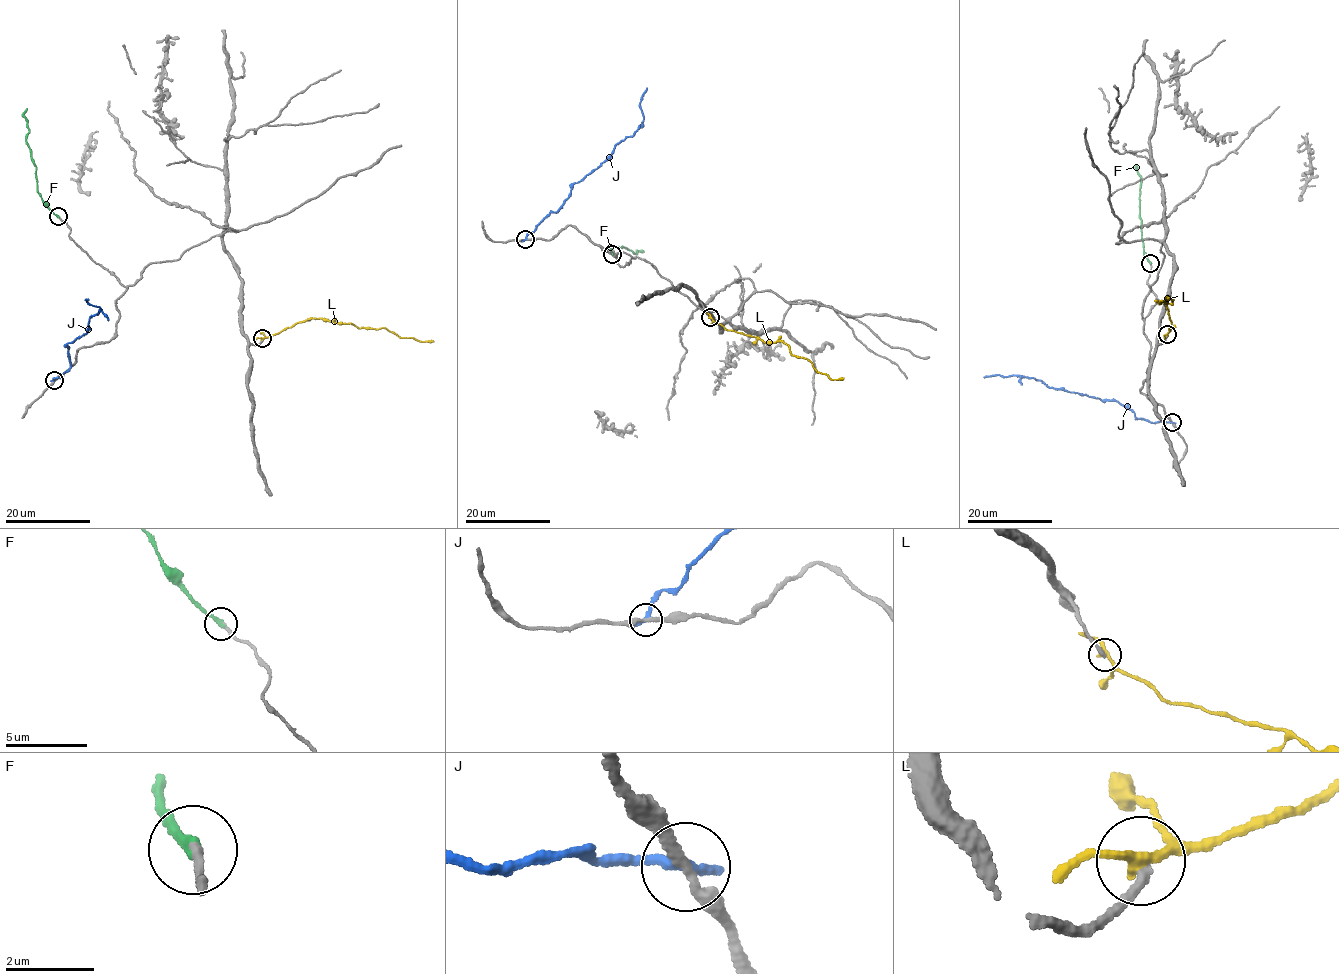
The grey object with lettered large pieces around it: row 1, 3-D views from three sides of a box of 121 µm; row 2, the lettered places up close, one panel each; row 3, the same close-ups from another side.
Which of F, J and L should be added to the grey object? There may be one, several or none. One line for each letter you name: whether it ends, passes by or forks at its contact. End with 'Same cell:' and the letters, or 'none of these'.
F: It ends there
Same cell: F

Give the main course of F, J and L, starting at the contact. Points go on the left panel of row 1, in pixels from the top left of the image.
F: (58, 216), (38, 192), (36, 166), (26, 142), (29, 131), (24, 114), (27, 108)
J: (54, 380), (62, 377), (70, 366), (68, 343), (86, 333), (90, 317), (100, 309), (84, 299), (88, 299)
L: (262, 339), (311, 319), (323, 318), (360, 328), (386, 328), (399, 337), (420, 341), (433, 340)

